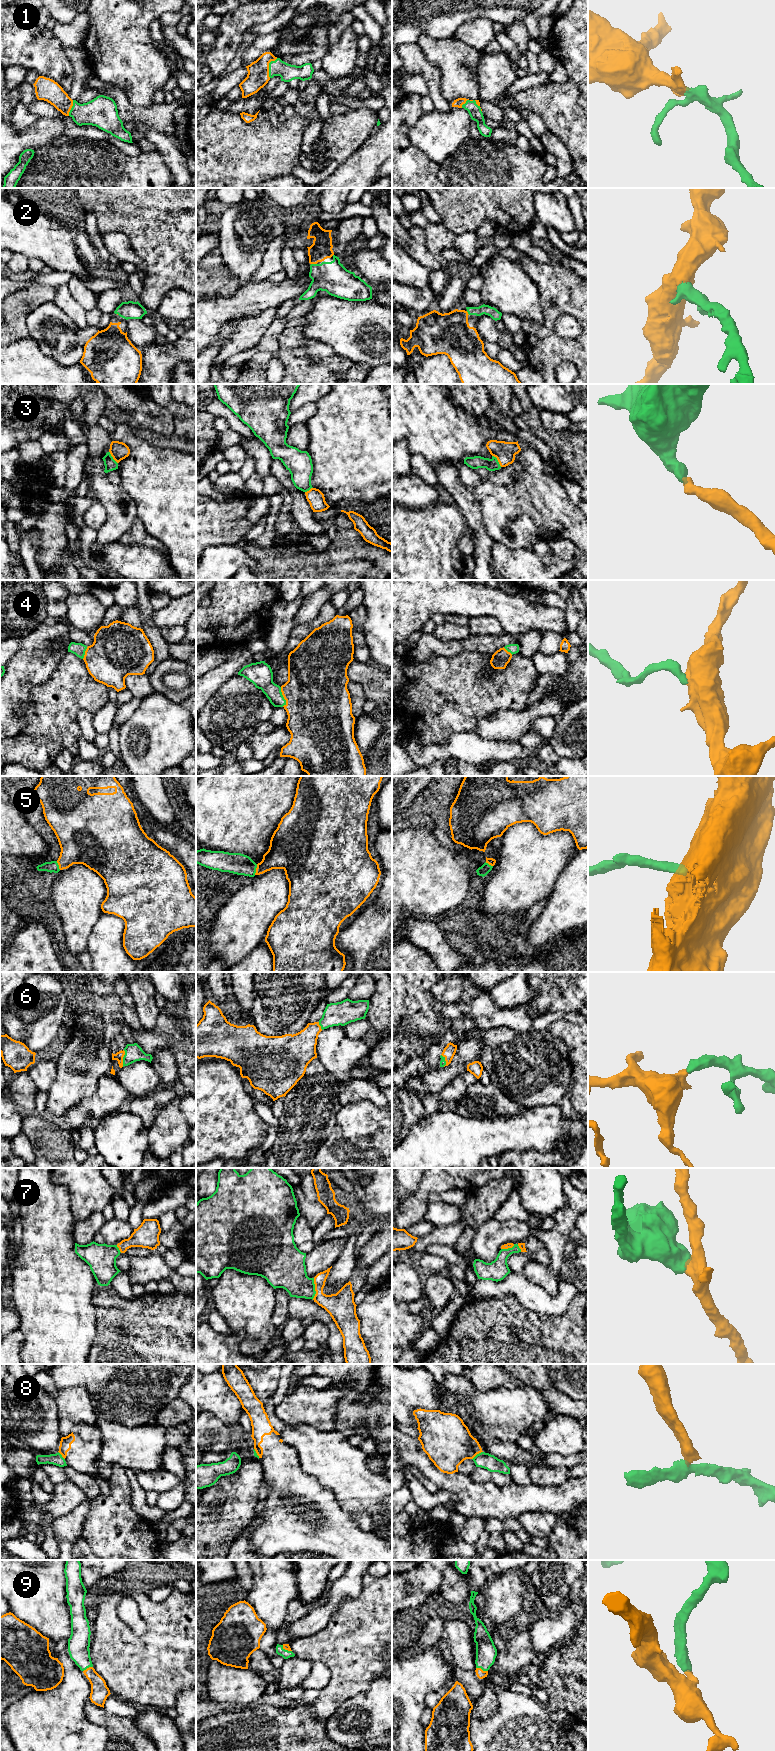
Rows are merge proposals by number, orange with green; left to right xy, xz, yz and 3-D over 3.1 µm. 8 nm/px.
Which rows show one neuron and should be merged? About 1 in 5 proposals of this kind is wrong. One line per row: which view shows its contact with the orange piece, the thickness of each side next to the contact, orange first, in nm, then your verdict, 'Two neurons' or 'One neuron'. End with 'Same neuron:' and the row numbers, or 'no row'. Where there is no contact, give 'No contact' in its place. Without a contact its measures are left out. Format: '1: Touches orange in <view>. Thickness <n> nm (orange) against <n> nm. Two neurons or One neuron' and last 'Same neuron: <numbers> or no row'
1: Touches orange in yz. Thickness 70 nm (orange) against 100 nm. One neuron
2: Touches orange in xz. Thickness 170 nm (orange) against 260 nm. One neuron
3: Touches orange in yz. Thickness 170 nm (orange) against 100 nm. One neuron
4: Touches orange in xz. Thickness 480 nm (orange) against 190 nm. One neuron
5: Touches orange in xz. Thickness 240 nm (orange) against 170 nm. One neuron
6: Touches orange in xy. Thickness 70 nm (orange) against 140 nm. One neuron
7: Touches orange in xz. Thickness 220 nm (orange) against 280 nm. One neuron
8: Touches orange in yz. Thickness 380 nm (orange) against 130 nm. Two neurons
9: Touches orange in yz. Thickness 70 nm (orange) against 170 nm. One neuron
Same neuron: 1, 2, 3, 4, 5, 6, 7, 9

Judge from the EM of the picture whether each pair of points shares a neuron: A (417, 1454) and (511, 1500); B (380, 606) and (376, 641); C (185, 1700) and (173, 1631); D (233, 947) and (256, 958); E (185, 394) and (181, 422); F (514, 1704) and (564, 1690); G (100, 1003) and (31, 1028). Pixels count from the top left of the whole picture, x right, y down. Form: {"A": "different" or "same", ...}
{"A": "same", "B": "same", "C": "different", "D": "different", "E": "different", "F": "different", "G": "different"}

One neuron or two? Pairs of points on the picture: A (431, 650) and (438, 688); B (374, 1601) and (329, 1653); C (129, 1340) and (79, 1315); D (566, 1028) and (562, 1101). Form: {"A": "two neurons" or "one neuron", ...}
{"A": "two neurons", "B": "one neuron", "C": "two neurons", "D": "two neurons"}

